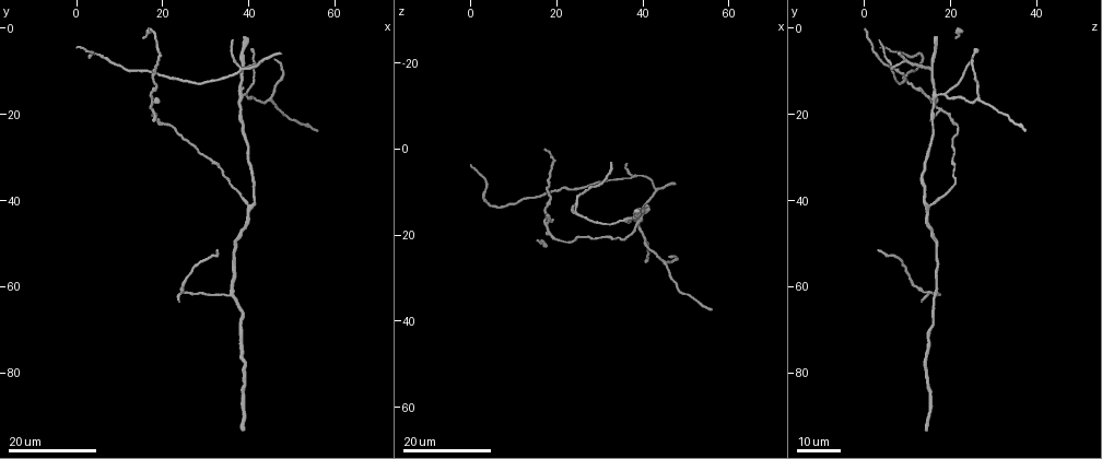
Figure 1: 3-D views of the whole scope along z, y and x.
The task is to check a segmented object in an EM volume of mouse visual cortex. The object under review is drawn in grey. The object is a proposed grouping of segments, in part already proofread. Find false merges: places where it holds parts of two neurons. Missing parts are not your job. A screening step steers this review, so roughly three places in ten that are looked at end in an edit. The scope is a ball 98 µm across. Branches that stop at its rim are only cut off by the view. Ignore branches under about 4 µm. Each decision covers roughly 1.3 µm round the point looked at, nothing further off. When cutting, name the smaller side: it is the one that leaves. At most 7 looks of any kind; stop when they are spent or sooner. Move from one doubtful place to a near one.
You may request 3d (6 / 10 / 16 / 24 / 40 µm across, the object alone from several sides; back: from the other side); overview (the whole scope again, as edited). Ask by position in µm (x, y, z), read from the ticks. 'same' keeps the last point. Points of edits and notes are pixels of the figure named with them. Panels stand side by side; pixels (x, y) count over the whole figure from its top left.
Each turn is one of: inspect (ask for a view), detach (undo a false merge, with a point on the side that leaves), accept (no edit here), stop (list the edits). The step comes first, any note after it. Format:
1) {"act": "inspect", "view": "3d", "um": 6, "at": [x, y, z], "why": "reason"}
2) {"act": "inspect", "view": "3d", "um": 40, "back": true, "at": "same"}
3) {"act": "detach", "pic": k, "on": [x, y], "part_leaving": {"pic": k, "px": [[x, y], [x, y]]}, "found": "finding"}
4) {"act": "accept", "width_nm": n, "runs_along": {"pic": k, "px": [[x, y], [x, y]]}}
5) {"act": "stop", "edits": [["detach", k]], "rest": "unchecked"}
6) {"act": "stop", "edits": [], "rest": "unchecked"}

{"act": "inspect", "view": "3d", "um": 16, "at": [40.0, 41.5, 15.0], "why": "three arms meet"}

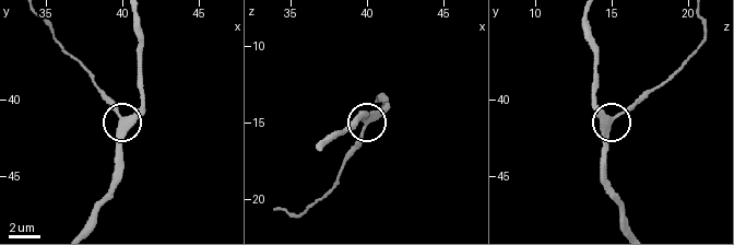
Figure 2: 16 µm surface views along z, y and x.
{"act": "inspect", "view": "3d", "um": 10, "at": [39.8, 41.4, 14.8]}

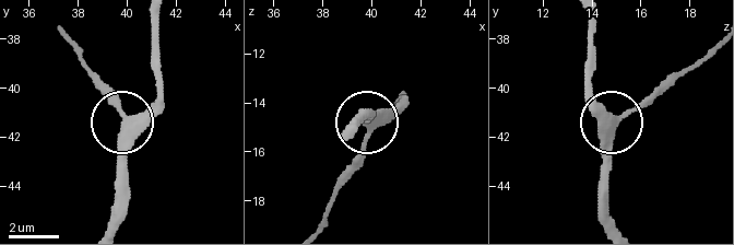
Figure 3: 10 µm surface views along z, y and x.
{"act": "accept", "runs_along": {"pic": 3, "px": [[589, 18], [591, 92], [610, 130], [610, 185]]}, "found": "all the same neuron"}

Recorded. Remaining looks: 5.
{"act": "inspect", "view": "3d", "um": 24, "at": [39.0, 15.5, 17.0], "why": "thin arm on a thick one"}

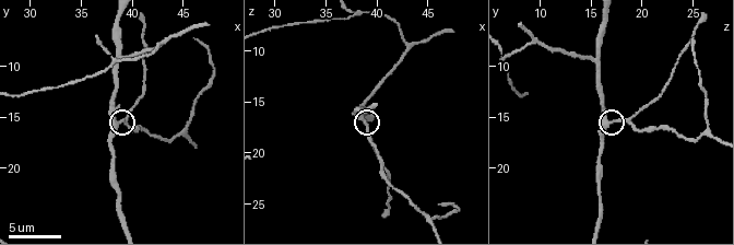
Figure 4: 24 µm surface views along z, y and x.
{"act": "inspect", "view": "3d", "um": 10, "at": [38.4, 15.4, 16.6]}

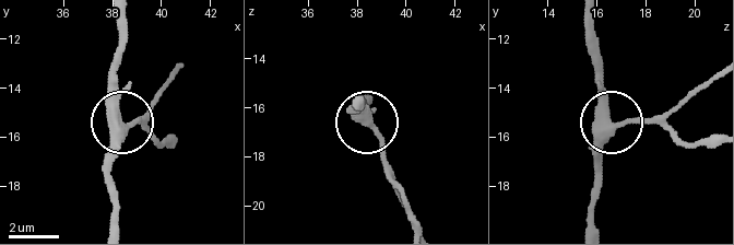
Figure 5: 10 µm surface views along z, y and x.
{"act": "accept", "side_arm_um": 33, "runs_along": {"pic": 5, "px": [[590, 221], [603, 127], [615, 121], [663, 121]]}, "found": "continuous, no second neuron"}

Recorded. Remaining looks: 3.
{"act": "inspect", "view": "3d", "um": 24, "at": [24.5, 61.5, 14.0]}

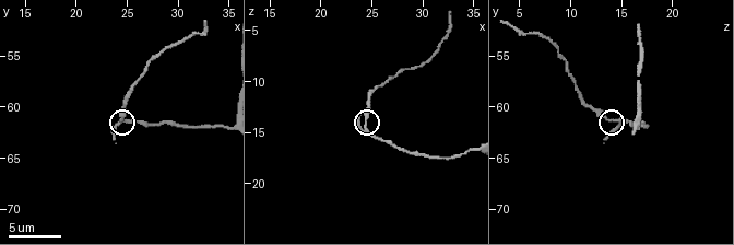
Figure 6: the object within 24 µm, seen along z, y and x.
{"act": "inspect", "view": "3d", "um": 6, "at": [24.4, 61.2, 14.0]}

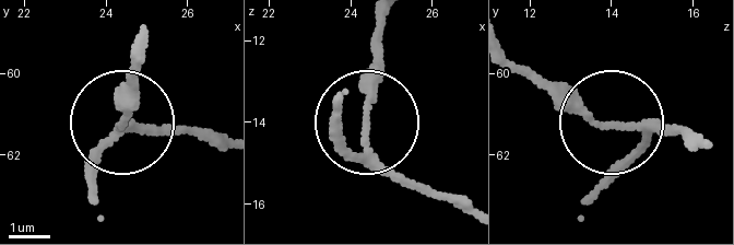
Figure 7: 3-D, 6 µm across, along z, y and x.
{"act": "inspect", "view": "3d", "um": 6, "back": true, "at": [24.35, 61.25, 13.95]}

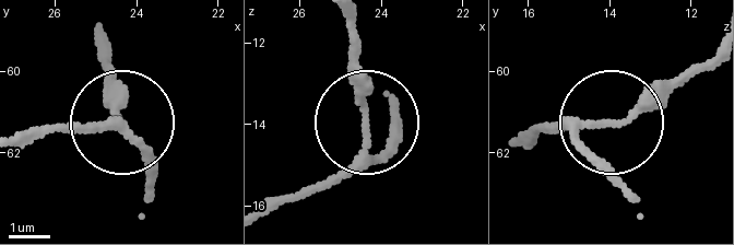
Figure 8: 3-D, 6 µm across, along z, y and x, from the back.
{"act": "accept", "runs_along": {"pic": 8, "px": [[517, 140], [642, 113], [715, 57]]}, "found": "all the same neuron"}

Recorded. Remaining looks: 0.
{"act": "stop", "edits": [], "rest": "unchecked"}

